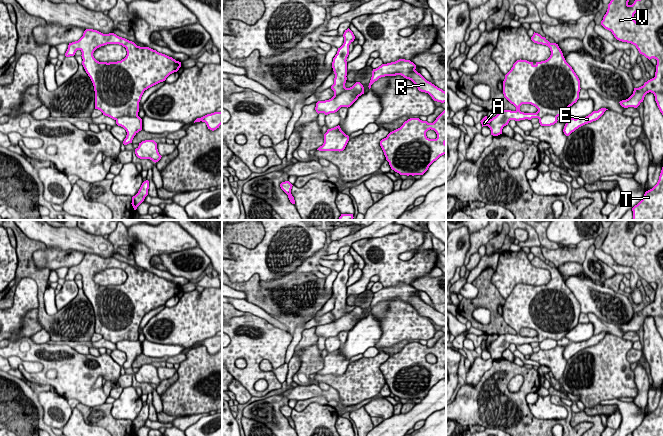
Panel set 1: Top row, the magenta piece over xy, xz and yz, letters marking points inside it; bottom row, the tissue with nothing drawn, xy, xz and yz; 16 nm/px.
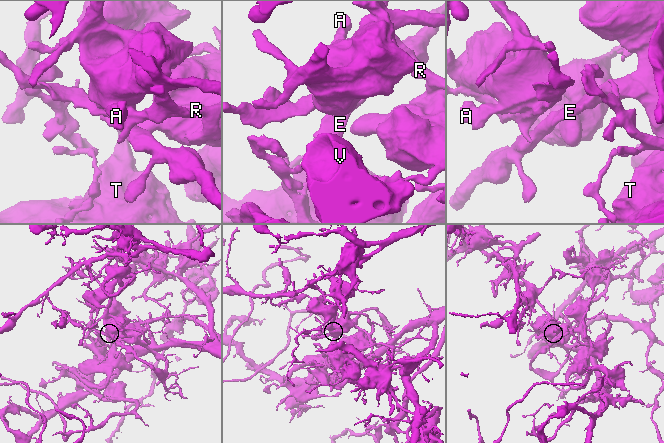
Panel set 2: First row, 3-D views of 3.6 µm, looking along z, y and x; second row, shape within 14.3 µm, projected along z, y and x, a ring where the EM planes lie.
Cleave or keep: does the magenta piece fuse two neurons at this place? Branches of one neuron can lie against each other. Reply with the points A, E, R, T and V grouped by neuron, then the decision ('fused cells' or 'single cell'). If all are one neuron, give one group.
A E T V / R; fused cells

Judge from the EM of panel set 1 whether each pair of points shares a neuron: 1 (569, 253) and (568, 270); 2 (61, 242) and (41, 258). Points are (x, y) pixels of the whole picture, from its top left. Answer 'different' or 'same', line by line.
1: different
2: different

